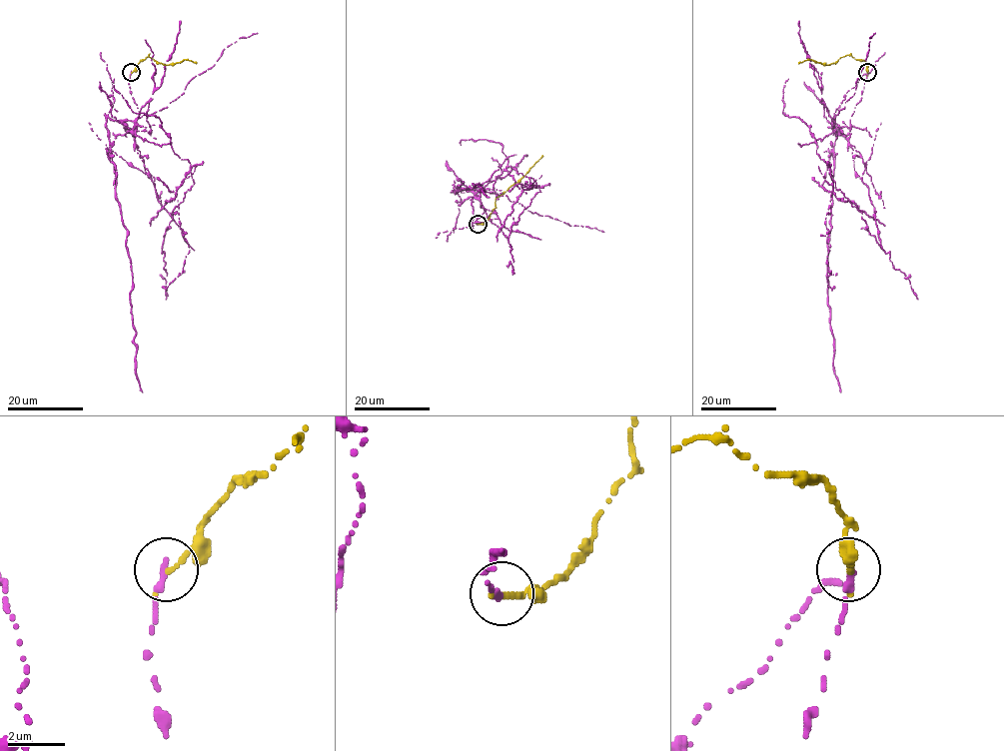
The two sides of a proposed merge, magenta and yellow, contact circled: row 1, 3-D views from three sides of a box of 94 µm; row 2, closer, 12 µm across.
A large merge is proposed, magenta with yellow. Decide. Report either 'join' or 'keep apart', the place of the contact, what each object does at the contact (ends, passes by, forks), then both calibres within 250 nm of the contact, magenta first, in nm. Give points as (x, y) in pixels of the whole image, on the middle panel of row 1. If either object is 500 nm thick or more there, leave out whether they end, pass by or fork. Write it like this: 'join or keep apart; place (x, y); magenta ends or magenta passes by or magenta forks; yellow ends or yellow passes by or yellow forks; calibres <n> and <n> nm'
keep apart; place (478, 224); magenta ends; yellow ends; calibres 320 and 260 nm

